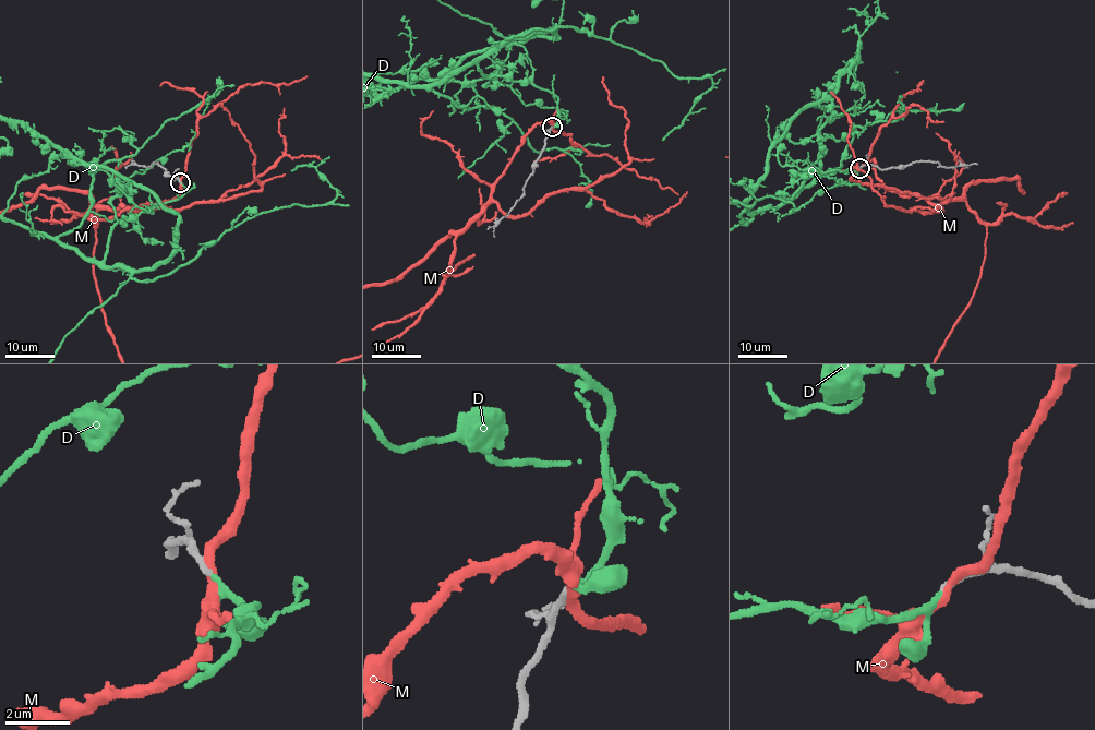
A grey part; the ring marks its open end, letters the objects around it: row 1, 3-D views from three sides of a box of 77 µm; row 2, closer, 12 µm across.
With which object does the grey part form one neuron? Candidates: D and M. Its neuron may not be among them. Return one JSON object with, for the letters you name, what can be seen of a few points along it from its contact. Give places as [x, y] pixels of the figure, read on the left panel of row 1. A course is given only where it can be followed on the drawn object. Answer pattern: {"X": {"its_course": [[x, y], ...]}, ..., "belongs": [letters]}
{"belongs": ["D"]}

